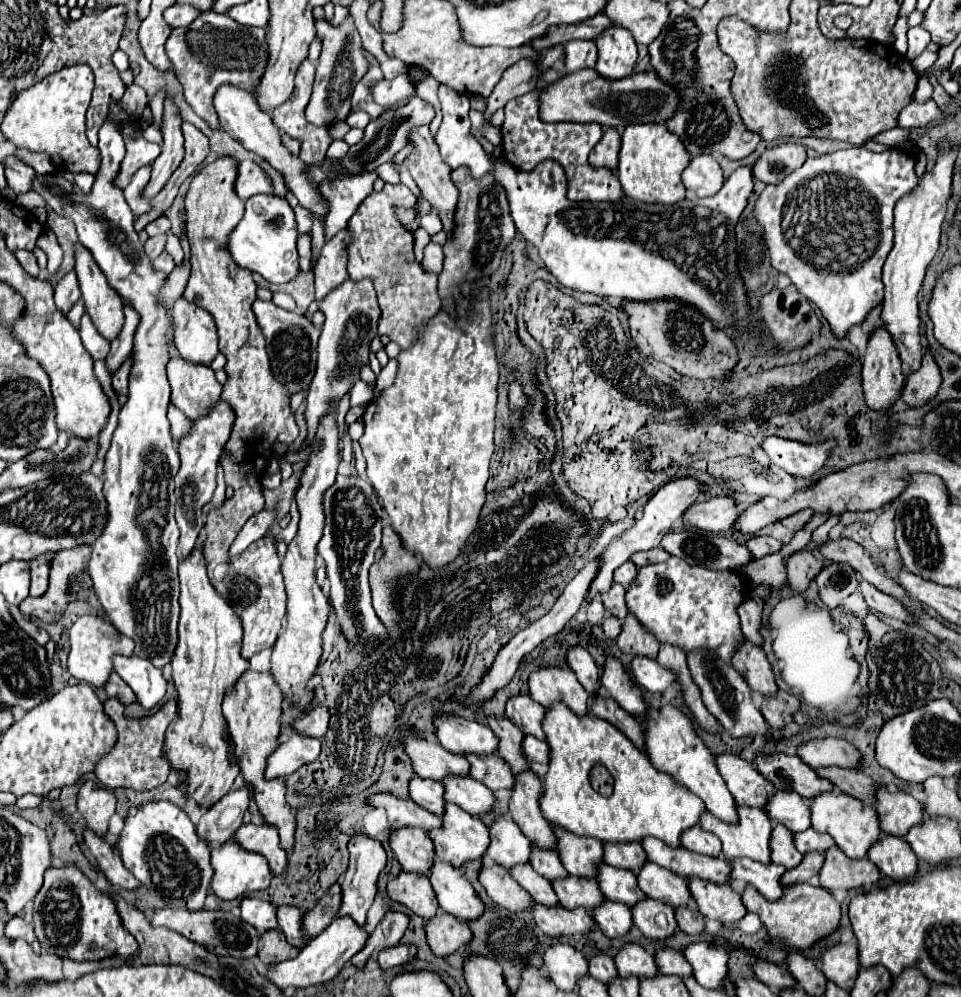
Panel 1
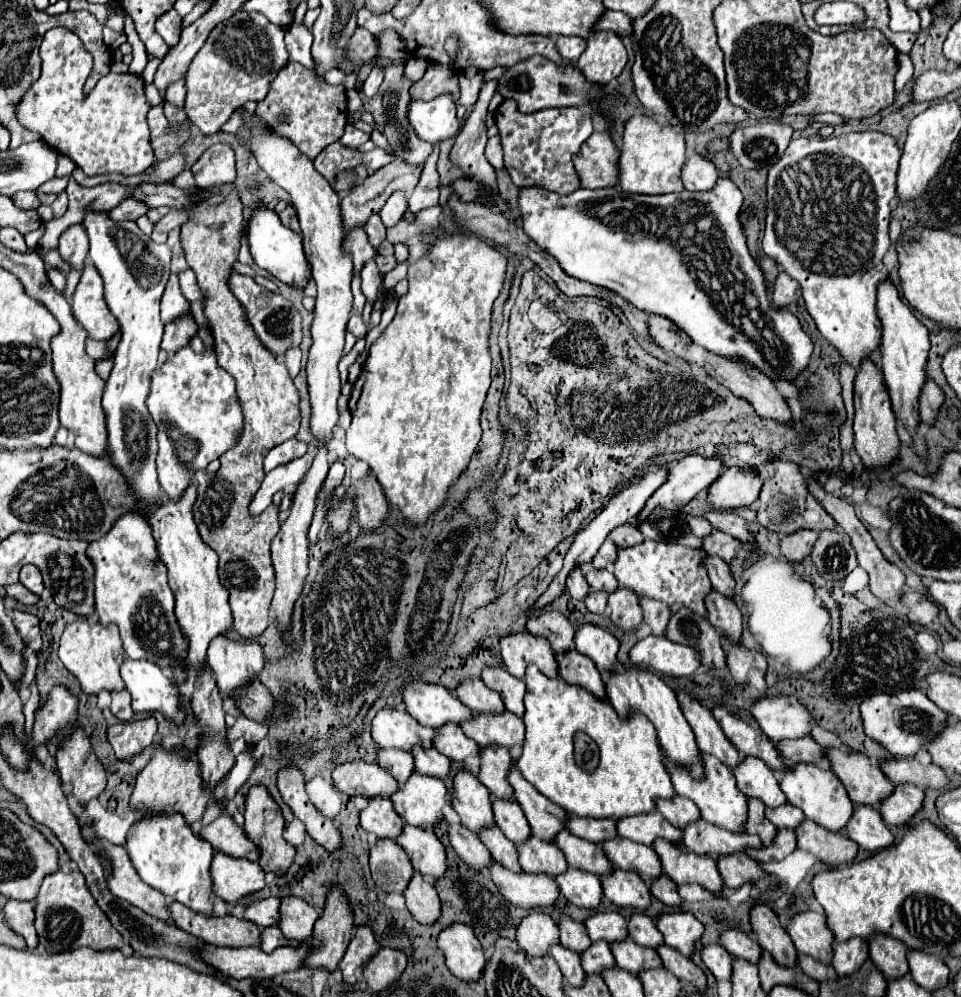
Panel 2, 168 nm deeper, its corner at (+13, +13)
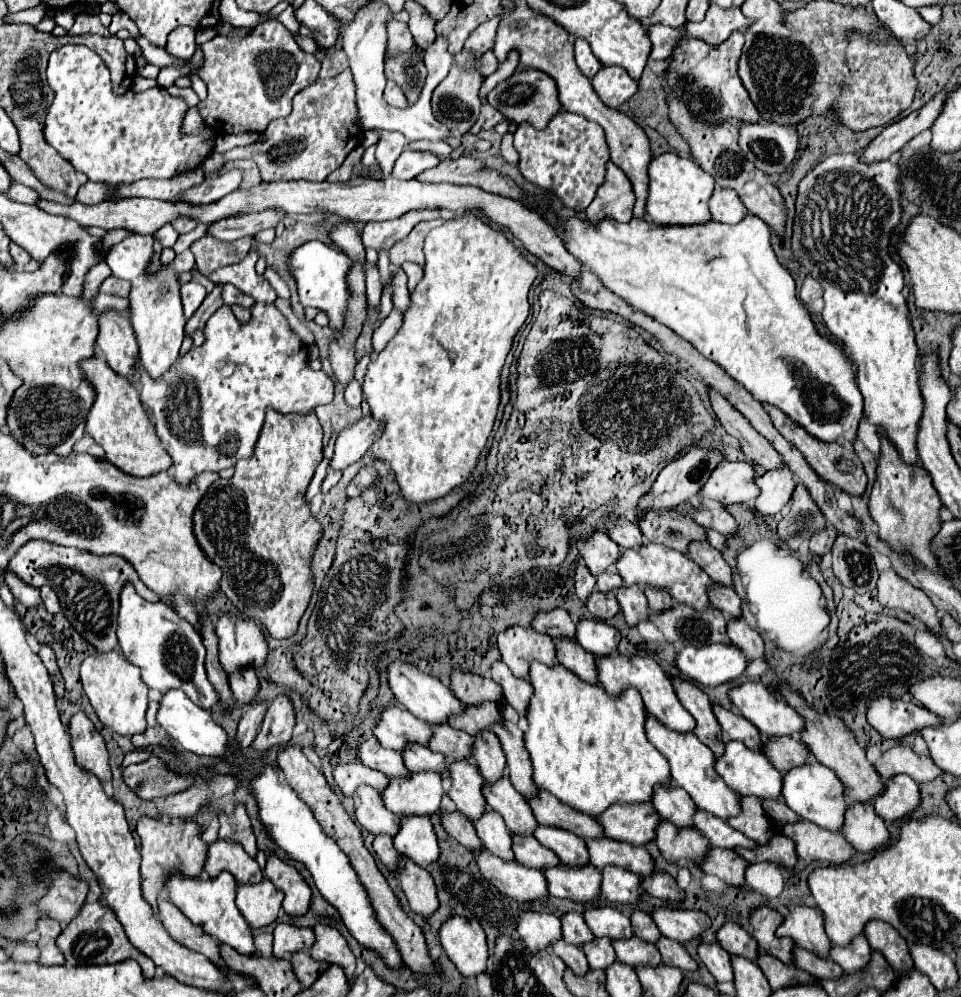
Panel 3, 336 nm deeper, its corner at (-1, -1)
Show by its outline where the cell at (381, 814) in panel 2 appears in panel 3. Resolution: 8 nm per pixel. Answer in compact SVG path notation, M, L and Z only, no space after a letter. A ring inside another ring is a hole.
M371 786L357 788L355 816L357 816L357 822L371 834L383 832L393 836L399 830L399 818L385 808L379 792Z

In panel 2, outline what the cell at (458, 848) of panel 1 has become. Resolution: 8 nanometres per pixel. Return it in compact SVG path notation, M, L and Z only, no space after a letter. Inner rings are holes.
M413 774L413 778L409 778L407 784L401 786L401 794L393 794L393 806L397 810L397 814L403 818L405 824L411 826L423 826L427 830L433 830L441 820L443 820L443 806L447 804L447 788L441 780L437 778L427 778L423 774Z

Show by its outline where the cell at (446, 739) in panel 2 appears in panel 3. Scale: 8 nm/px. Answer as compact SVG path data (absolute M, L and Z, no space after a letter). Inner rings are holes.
M433 724L431 726L433 736L429 738L427 746L435 752L445 754L445 758L467 758L473 738L463 732L463 730L455 730L449 724Z

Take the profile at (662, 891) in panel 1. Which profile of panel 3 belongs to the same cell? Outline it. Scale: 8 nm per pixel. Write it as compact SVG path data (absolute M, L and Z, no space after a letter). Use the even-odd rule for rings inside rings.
M611 838L585 840L585 844L587 844L587 852L589 852L589 862L593 866L597 866L599 870L605 868L607 864L615 864L615 866L627 868L639 876L649 876L653 872L653 860L643 846L623 844L619 840L611 840Z

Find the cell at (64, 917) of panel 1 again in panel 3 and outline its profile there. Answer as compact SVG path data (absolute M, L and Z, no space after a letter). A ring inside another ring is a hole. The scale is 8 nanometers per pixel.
M87 902L81 908L79 916L71 924L67 924L67 928L59 934L57 946L67 956L67 964L69 966L81 966L81 964L115 964L115 962L123 962L123 960L131 958L131 960L139 962L139 966L143 968L143 976L145 978L153 978L155 976L155 964L151 964L151 960L147 960L147 956L143 956L143 952L139 952L127 940L127 936L123 932L123 926L119 924L119 920L115 920L115 914L111 910L107 910L99 902L93 902L93 904Z

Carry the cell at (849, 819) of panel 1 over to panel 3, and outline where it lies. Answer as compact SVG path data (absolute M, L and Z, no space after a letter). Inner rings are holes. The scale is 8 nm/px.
M809 760L801 766L795 766L791 770L785 772L783 776L783 800L785 804L801 818L807 822L815 822L821 828L827 830L841 830L843 824L843 816L847 810L847 802L843 800L843 784L841 780L835 776L835 772L831 772L827 766Z

